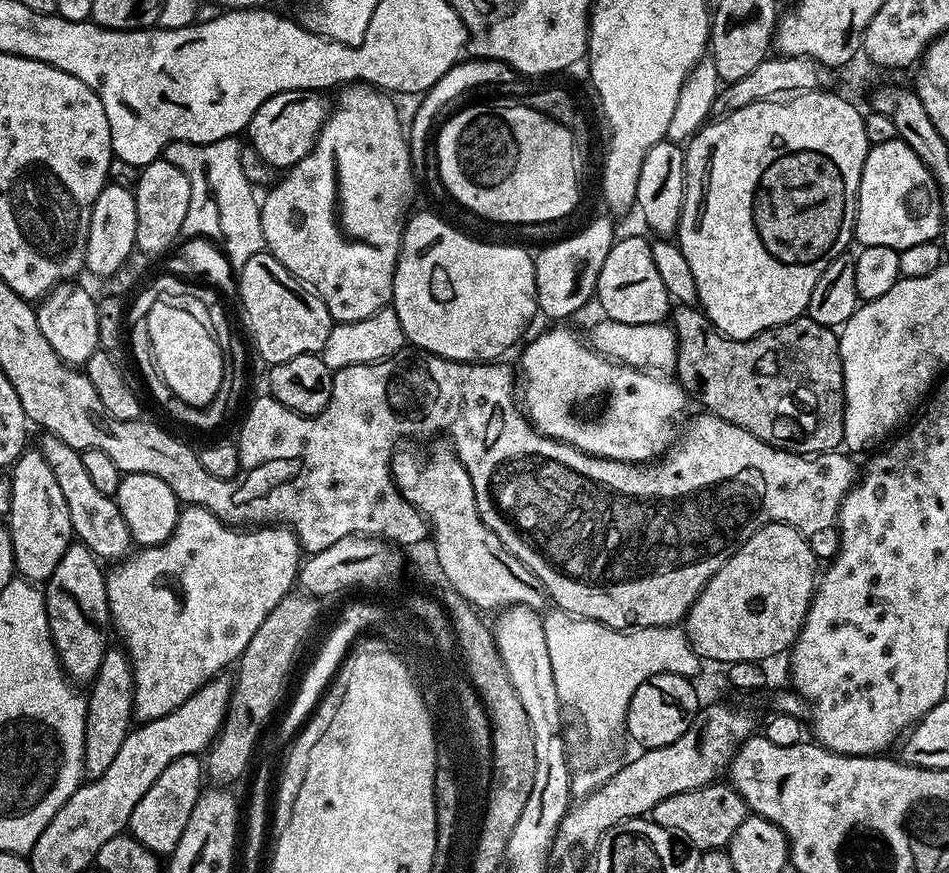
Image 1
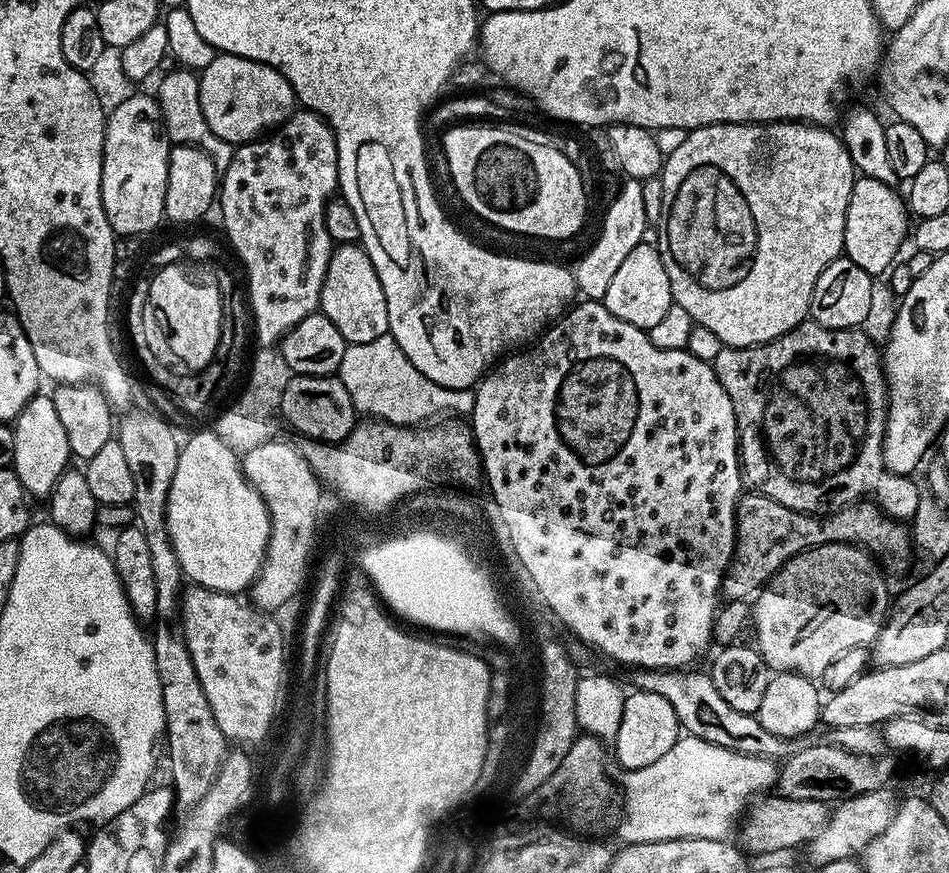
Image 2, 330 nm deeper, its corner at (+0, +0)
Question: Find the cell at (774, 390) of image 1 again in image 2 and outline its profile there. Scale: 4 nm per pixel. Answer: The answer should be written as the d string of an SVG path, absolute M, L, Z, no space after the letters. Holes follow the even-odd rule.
M805 322L770 342L756 344L752 348L729 348L726 346L720 351L714 362L716 377L718 382L722 382L722 390L726 390L726 394L730 394L730 406L734 406L740 466L747 487L748 484L752 487L749 489L755 490L761 496L769 496L774 502L778 502L790 510L809 514L831 514L848 504L854 504L871 497L876 507L881 508L887 516L891 516L893 520L908 522L918 510L922 488L920 489L915 484L915 479L894 474L884 466L882 446L884 445L884 427L888 417L888 385L884 383L881 349L864 331L863 327L827 328L821 324Z

